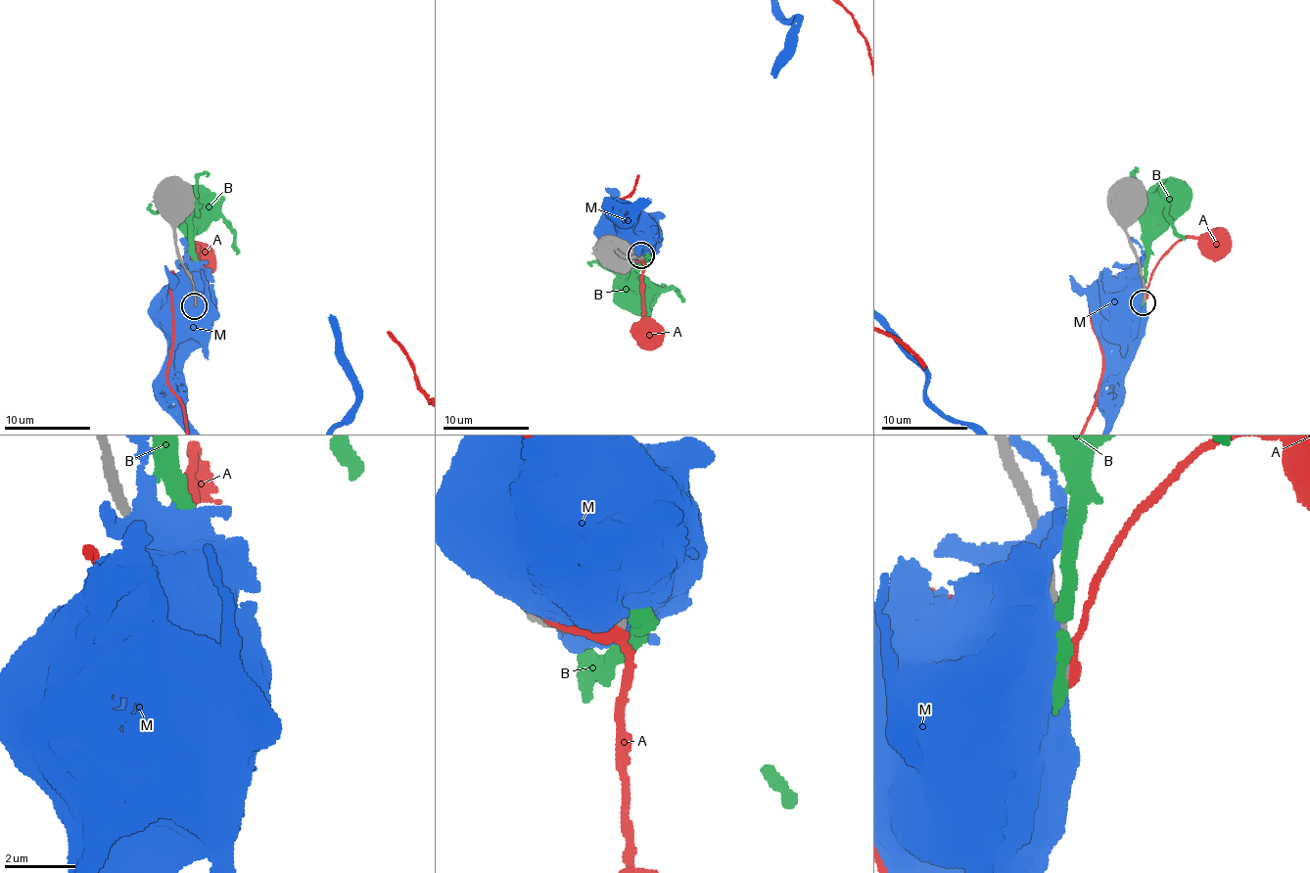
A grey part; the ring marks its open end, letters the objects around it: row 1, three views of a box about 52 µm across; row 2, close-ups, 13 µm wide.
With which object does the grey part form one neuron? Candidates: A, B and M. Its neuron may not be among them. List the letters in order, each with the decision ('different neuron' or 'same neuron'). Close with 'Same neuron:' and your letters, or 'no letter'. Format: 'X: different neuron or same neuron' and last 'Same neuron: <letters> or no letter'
A: different neuron
B: different neuron
M: different neuron
Same neuron: no letter

